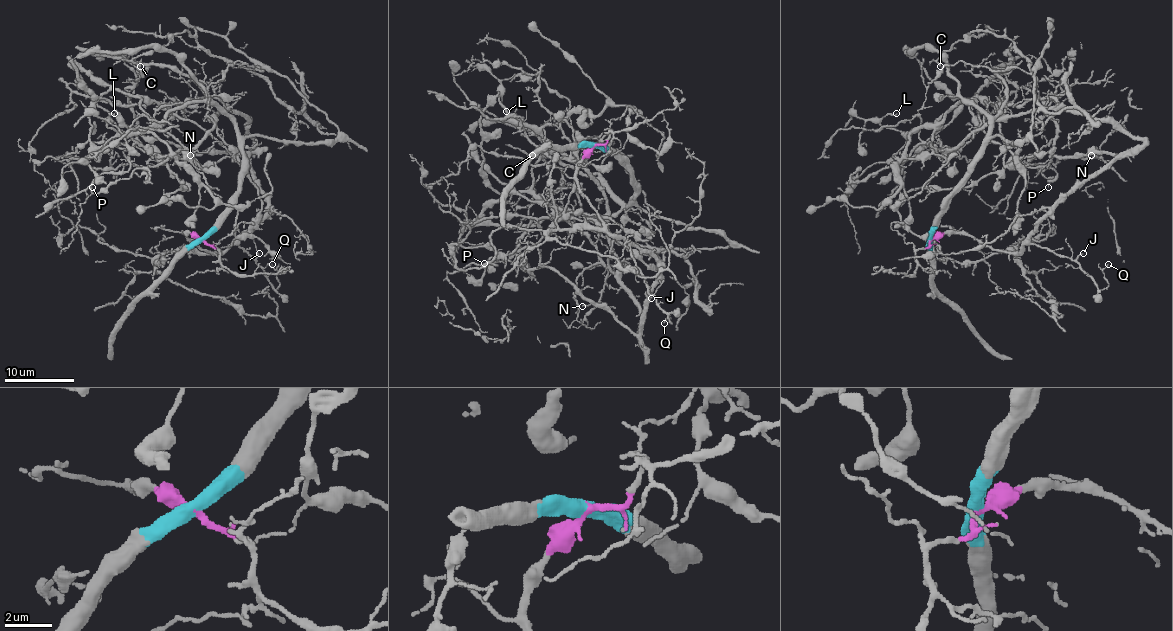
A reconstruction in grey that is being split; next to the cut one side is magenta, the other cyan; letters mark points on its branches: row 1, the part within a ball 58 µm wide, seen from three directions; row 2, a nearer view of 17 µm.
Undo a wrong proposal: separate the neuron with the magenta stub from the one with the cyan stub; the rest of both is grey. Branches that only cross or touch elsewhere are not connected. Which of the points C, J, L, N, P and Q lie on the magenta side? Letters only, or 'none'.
J, N, P, Q

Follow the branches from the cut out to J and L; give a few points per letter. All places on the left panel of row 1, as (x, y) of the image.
J: (202, 239), (185, 234), (202, 249), (212, 253), (237, 244), (256, 260), (259, 253)
L: (202, 239), (238, 185), (235, 123), (188, 102), (140, 132), (119, 132), (107, 123), (114, 113)

